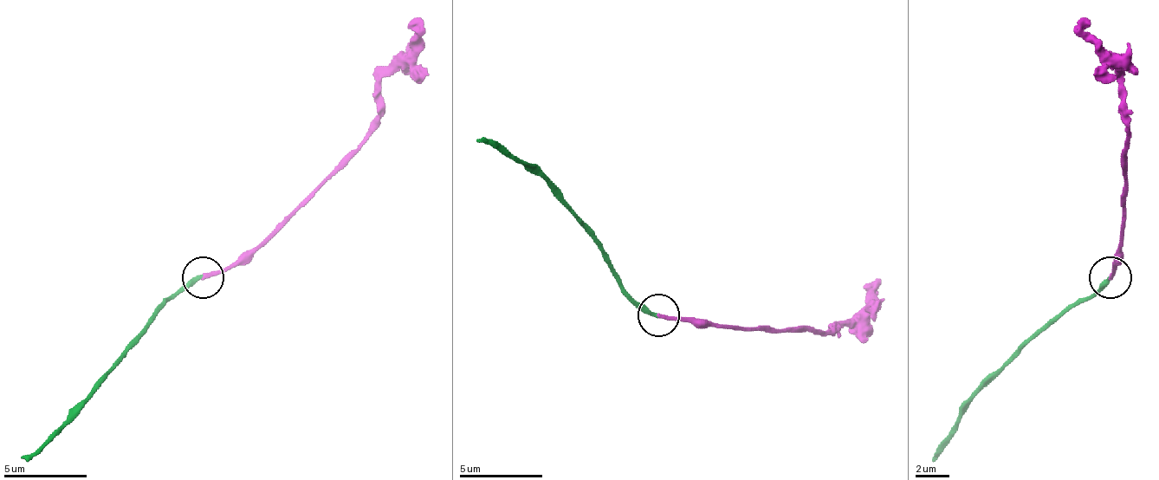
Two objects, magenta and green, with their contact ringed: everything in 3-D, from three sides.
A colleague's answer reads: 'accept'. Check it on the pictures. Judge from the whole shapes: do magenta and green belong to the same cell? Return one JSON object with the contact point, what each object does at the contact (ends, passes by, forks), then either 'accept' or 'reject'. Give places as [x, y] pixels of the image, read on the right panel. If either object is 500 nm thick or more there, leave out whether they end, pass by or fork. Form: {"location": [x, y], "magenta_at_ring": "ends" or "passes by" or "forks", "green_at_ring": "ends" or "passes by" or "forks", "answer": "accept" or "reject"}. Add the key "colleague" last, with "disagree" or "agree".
{"location": [1110, 277], "magenta_at_ring": "ends", "green_at_ring": "ends", "answer": "accept", "colleague": "agree"}

